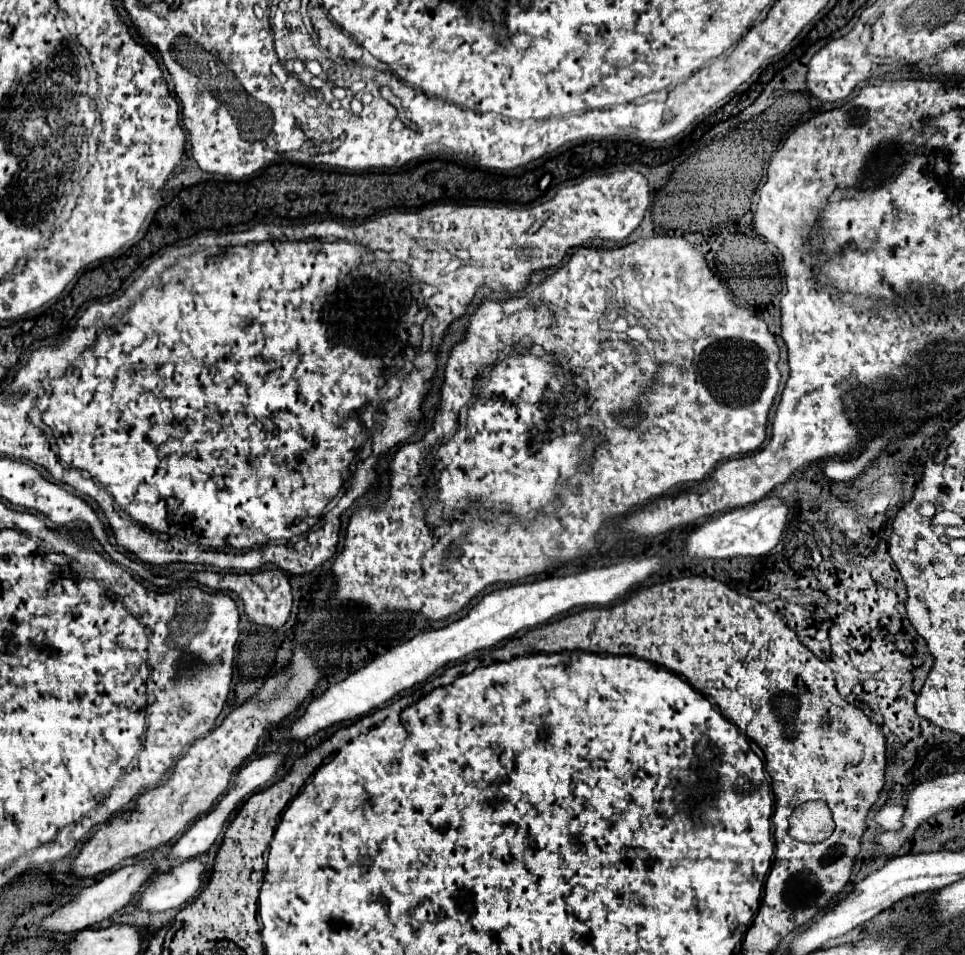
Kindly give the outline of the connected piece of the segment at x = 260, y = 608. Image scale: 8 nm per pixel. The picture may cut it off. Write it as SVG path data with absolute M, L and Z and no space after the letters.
M265 570L265 572L251 572L251 574L215 574L215 572L197 572L193 576L199 584L209 586L211 590L231 590L235 592L241 602L247 618L259 626L267 626L271 630L279 630L293 606L293 596L291 596L291 586L287 576L281 570Z

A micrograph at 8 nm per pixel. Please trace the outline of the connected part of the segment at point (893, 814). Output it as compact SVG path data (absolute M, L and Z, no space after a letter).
M885 804L885 806L875 814L873 820L875 820L883 830L897 830L897 828L901 828L901 816L903 816L903 806Z

